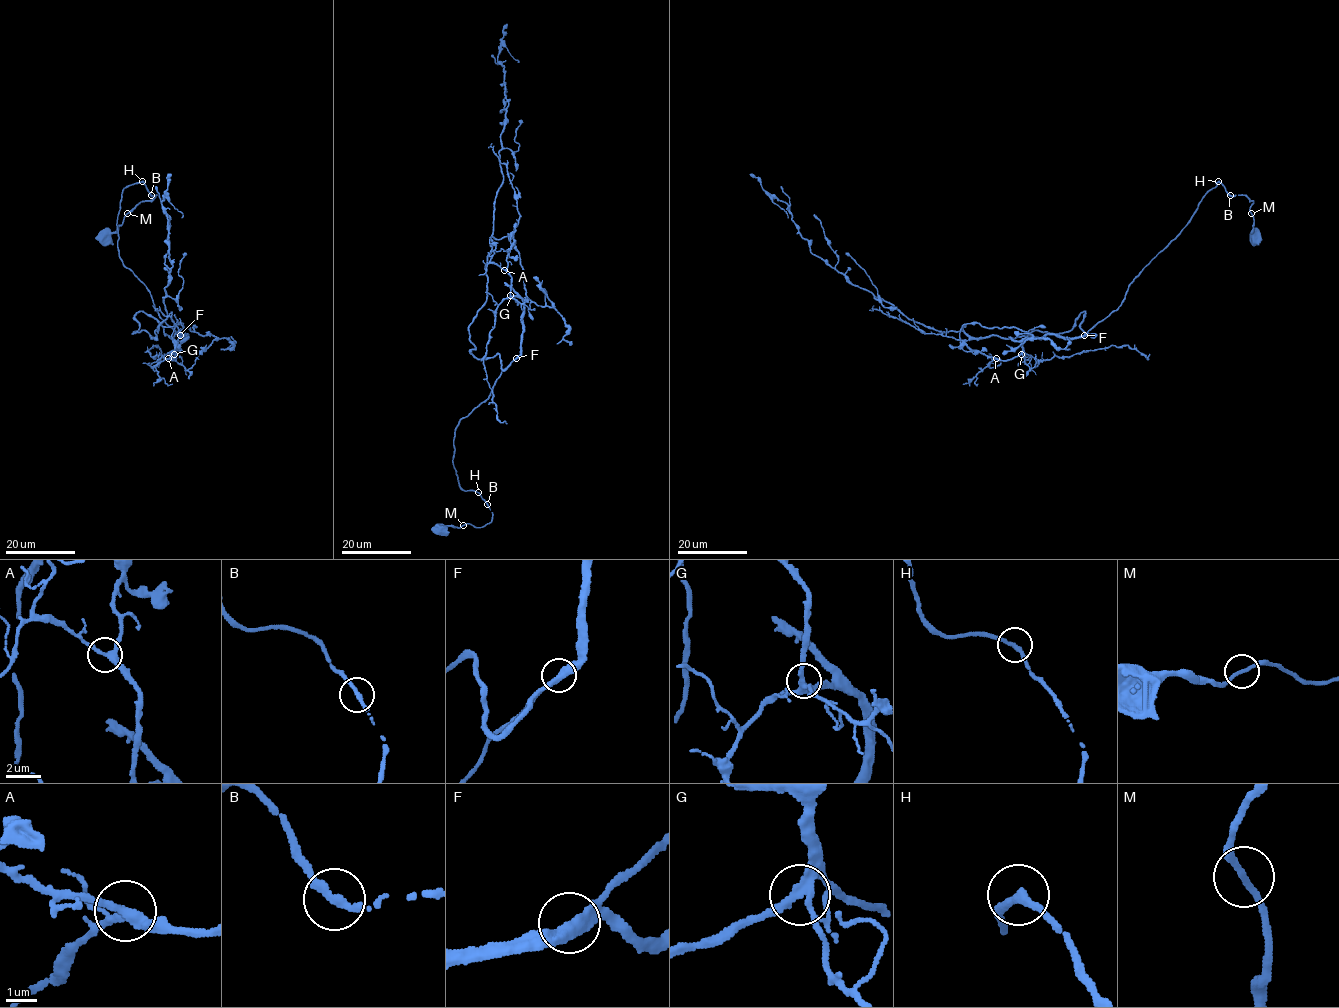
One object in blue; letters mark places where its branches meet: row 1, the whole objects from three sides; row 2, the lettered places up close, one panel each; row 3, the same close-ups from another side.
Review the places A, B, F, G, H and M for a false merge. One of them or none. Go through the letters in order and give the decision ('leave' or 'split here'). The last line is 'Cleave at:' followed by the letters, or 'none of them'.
A: leave
B: leave
F: leave
G: leave
H: leave
M: leave
Cleave at: none of them

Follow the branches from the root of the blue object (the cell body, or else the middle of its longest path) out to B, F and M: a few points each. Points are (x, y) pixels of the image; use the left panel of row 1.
B: (105, 236), (112, 233), (139, 203), (150, 201), (156, 195), (151, 195)
F: (105, 236), (139, 203), (156, 195), (143, 182), (122, 191), (119, 257), (146, 286), (158, 314), (180, 334)
M: (105, 236), (122, 223), (127, 213)

